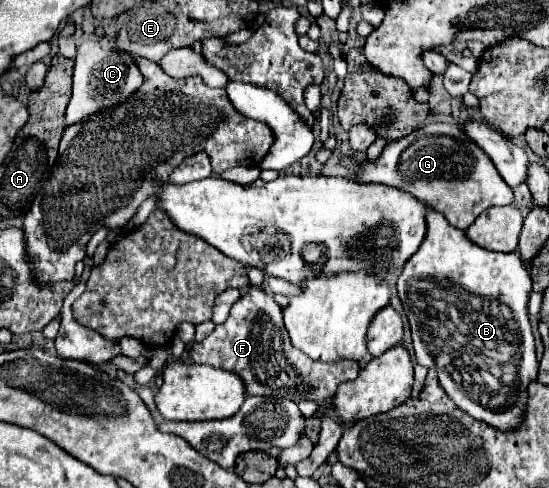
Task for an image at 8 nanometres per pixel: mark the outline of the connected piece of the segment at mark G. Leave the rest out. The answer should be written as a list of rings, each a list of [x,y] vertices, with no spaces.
[[[430,123],[410,135],[388,141],[378,159],[342,157],[340,165],[354,173],[360,183],[384,183],[412,193],[430,209],[440,211],[456,229],[468,229],[476,217],[494,205],[514,205],[512,189],[498,175],[494,163],[464,135],[460,125]]]

